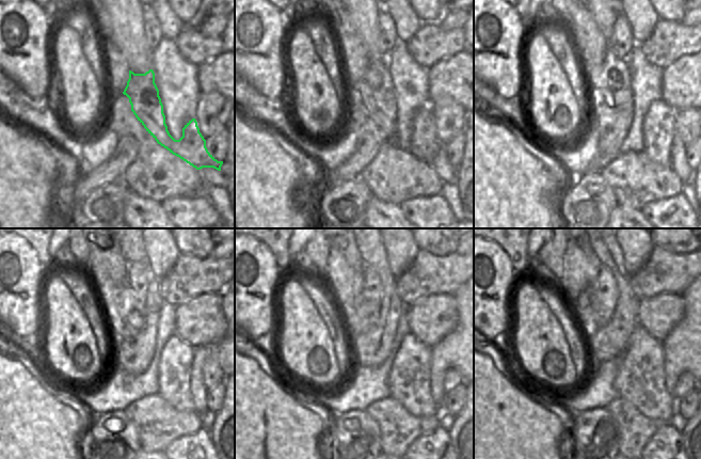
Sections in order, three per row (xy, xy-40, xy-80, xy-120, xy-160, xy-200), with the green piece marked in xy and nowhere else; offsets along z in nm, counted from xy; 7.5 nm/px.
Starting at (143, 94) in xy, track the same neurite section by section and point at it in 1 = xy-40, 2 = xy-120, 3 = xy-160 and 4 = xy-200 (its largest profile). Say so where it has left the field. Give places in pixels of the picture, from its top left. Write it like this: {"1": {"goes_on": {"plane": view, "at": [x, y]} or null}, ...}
{"1": {"goes_on": {"plane": "xy-40", "at": [376, 88]}}, "2": {"goes_on": {"plane": "xy-120", "at": [125, 315]}}, "3": {"goes_on": {"plane": "xy-160", "at": [346, 282]}}, "4": {"goes_on": {"plane": "xy-200", "at": [580, 267]}}}

